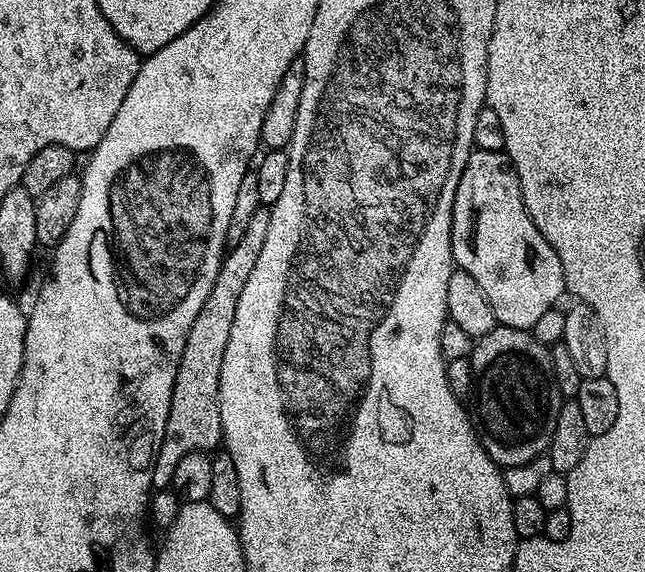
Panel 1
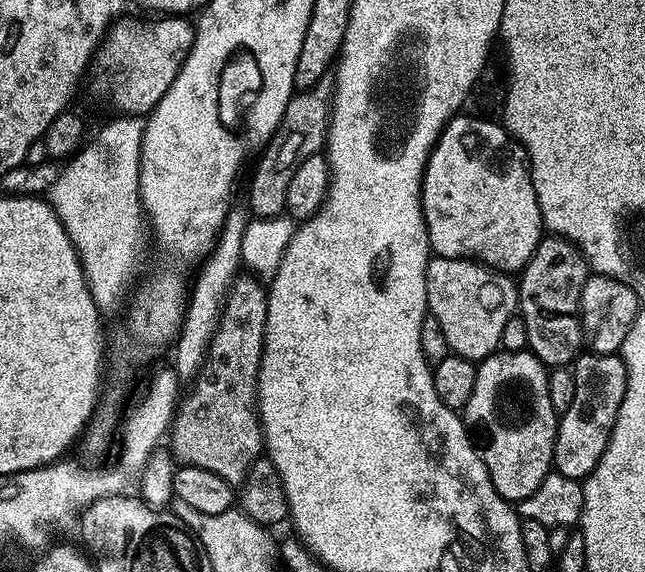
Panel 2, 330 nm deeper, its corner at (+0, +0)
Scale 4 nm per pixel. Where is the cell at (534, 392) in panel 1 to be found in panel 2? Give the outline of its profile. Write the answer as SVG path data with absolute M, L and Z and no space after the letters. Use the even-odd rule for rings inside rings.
M497 350L476 364L474 394L470 394L470 402L466 402L462 409L462 419L474 437L480 457L490 474L490 482L494 482L494 490L498 490L498 494L502 494L506 501L519 502L530 498L530 494L534 494L534 490L542 486L542 478L553 471L552 455L558 414L550 402L549 369L546 365L530 350L504 351Z

